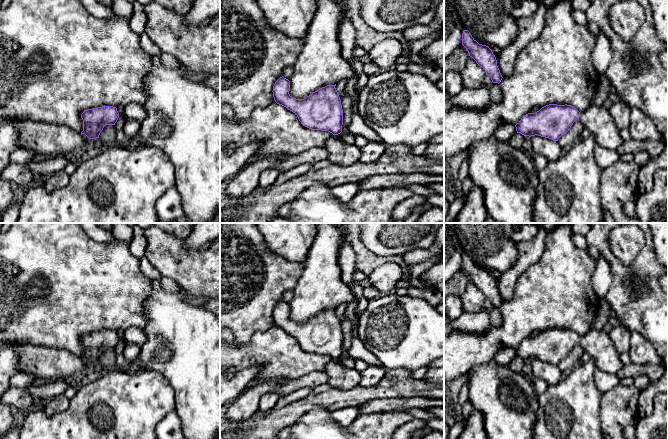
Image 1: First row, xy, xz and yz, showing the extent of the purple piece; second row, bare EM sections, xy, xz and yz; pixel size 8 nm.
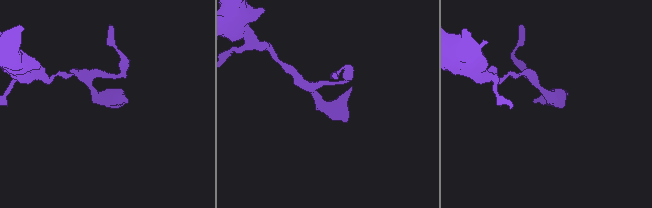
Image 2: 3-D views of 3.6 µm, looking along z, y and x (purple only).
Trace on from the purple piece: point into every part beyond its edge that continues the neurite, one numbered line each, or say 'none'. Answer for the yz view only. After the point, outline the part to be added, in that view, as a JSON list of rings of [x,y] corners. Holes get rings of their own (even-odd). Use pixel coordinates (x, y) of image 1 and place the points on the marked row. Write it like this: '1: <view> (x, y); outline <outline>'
1: yz (597, 119); outline [[[591,105],[580,113],[579,120],[584,128],[595,135],[598,145],[616,150],[623,144],[620,130],[616,126],[609,110],[603,105]]]

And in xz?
1: xz (339, 153); outline [[[333,135],[323,147],[328,152],[328,160],[335,165],[349,166],[361,159],[361,148],[346,144],[342,138]]]

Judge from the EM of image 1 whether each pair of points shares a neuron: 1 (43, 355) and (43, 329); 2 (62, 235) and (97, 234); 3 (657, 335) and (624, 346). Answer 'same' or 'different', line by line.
1: different
2: different
3: different

